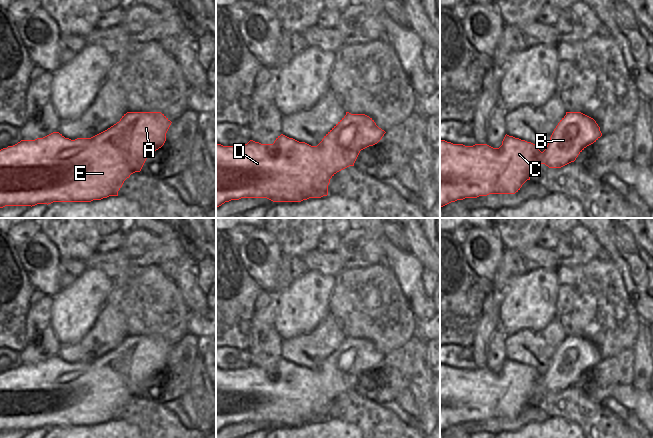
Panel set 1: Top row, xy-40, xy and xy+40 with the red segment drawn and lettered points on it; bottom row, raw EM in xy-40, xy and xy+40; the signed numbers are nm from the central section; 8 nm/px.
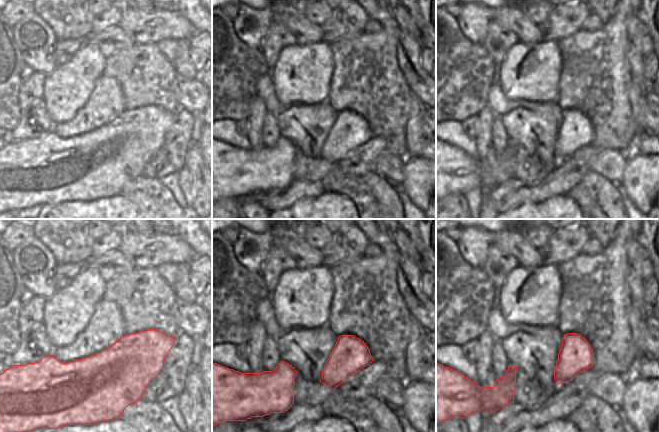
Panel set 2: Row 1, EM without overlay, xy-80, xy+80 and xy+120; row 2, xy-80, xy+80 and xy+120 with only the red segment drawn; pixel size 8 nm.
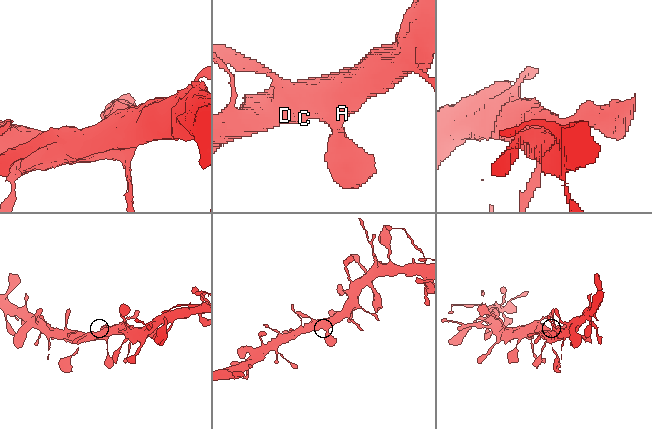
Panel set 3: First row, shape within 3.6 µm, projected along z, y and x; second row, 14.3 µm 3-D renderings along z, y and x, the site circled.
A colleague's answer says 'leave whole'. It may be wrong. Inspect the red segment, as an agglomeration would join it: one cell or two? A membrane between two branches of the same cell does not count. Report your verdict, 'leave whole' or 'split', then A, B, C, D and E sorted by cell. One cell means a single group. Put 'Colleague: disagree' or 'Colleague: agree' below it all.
leave whole; A B C D E
Colleague: agree

